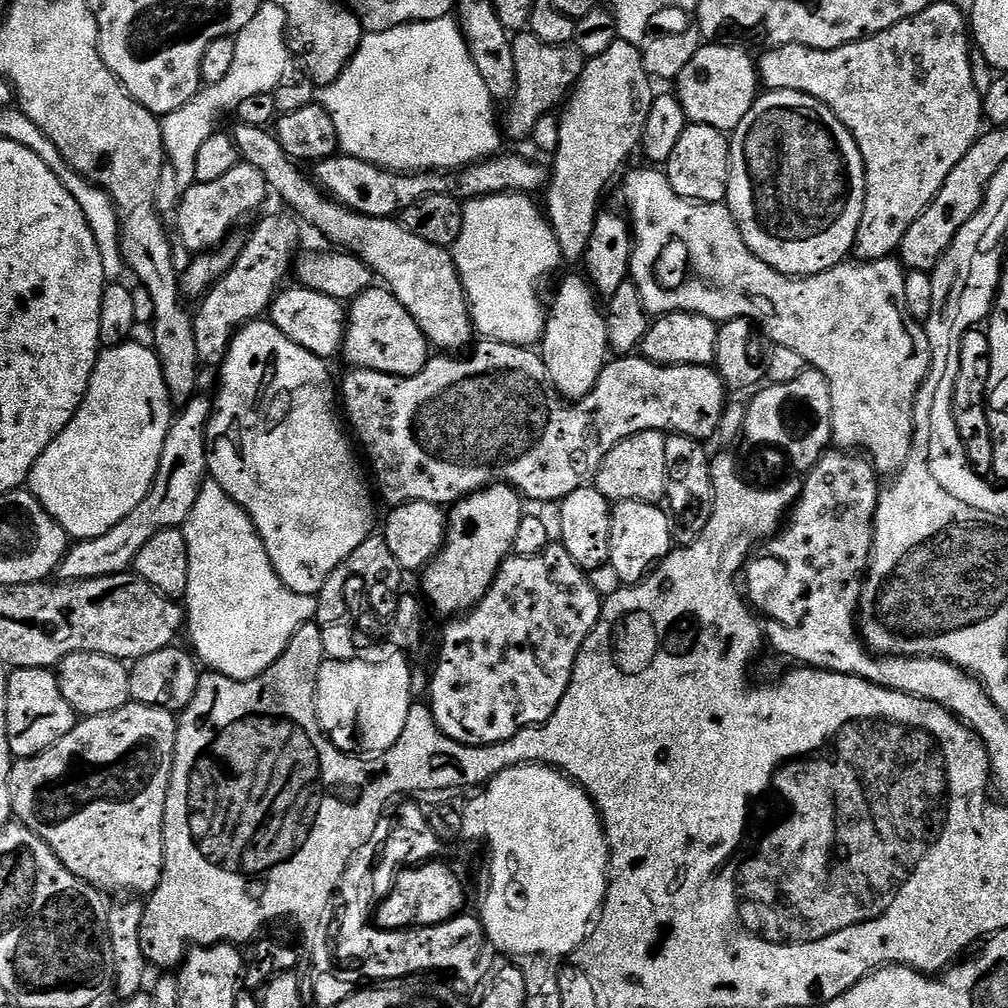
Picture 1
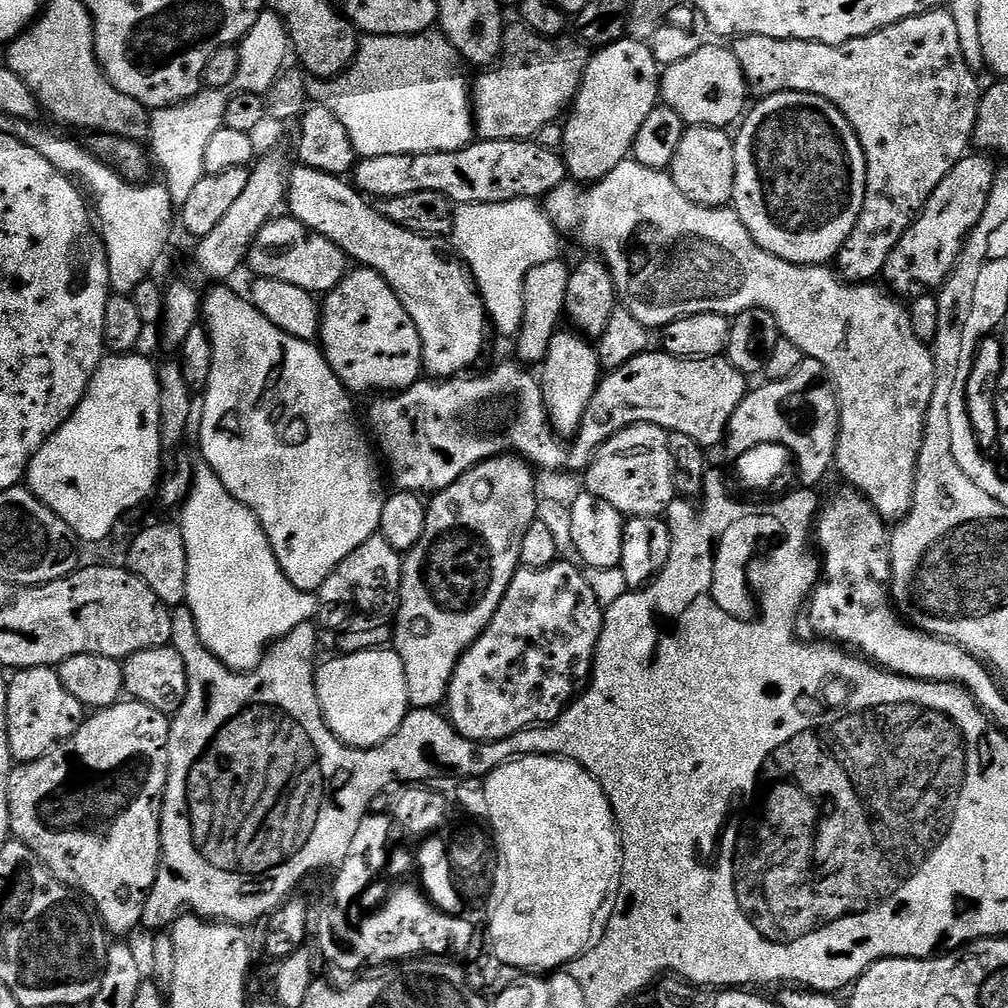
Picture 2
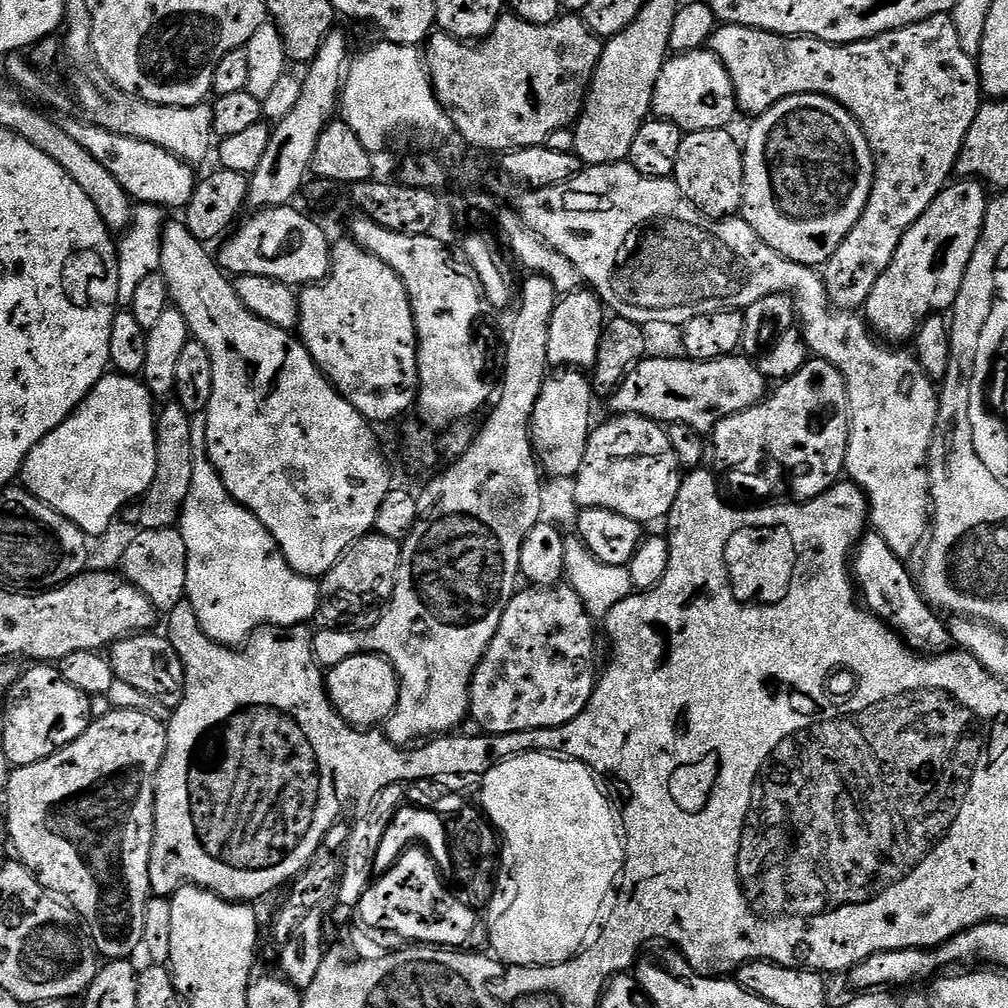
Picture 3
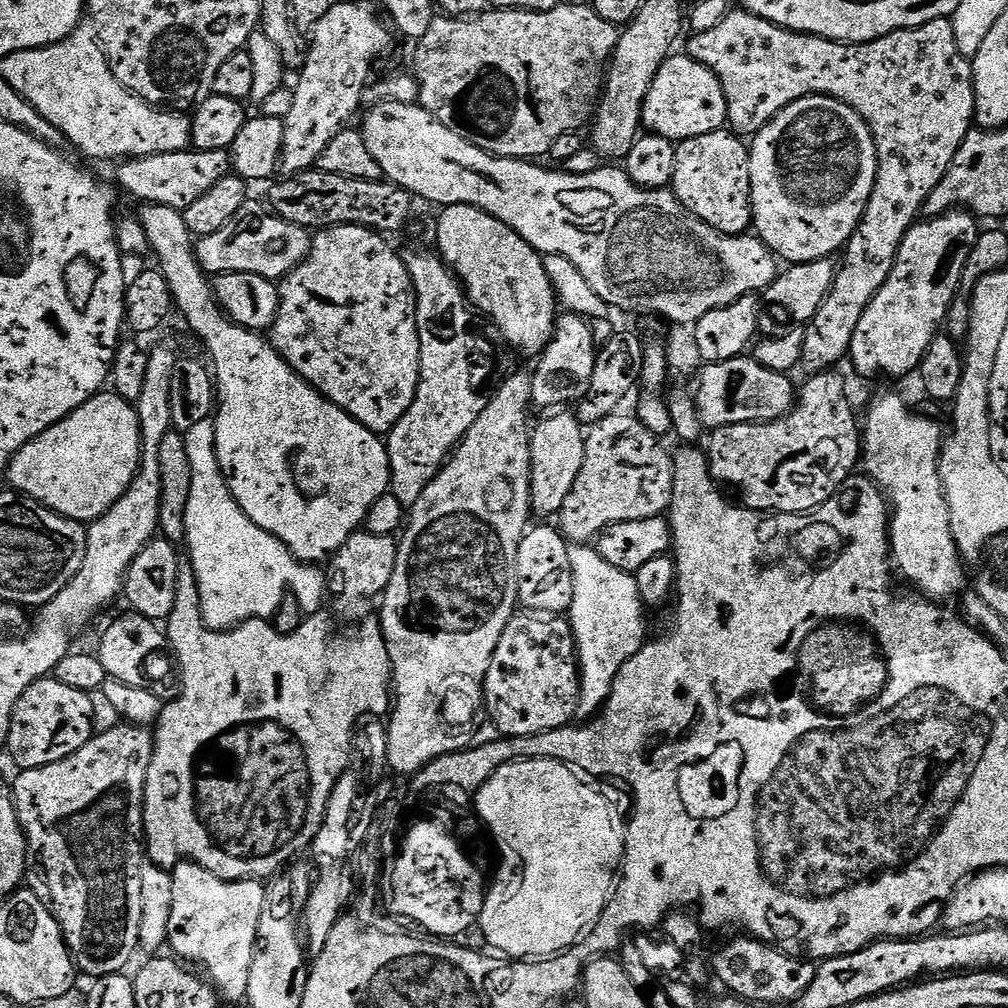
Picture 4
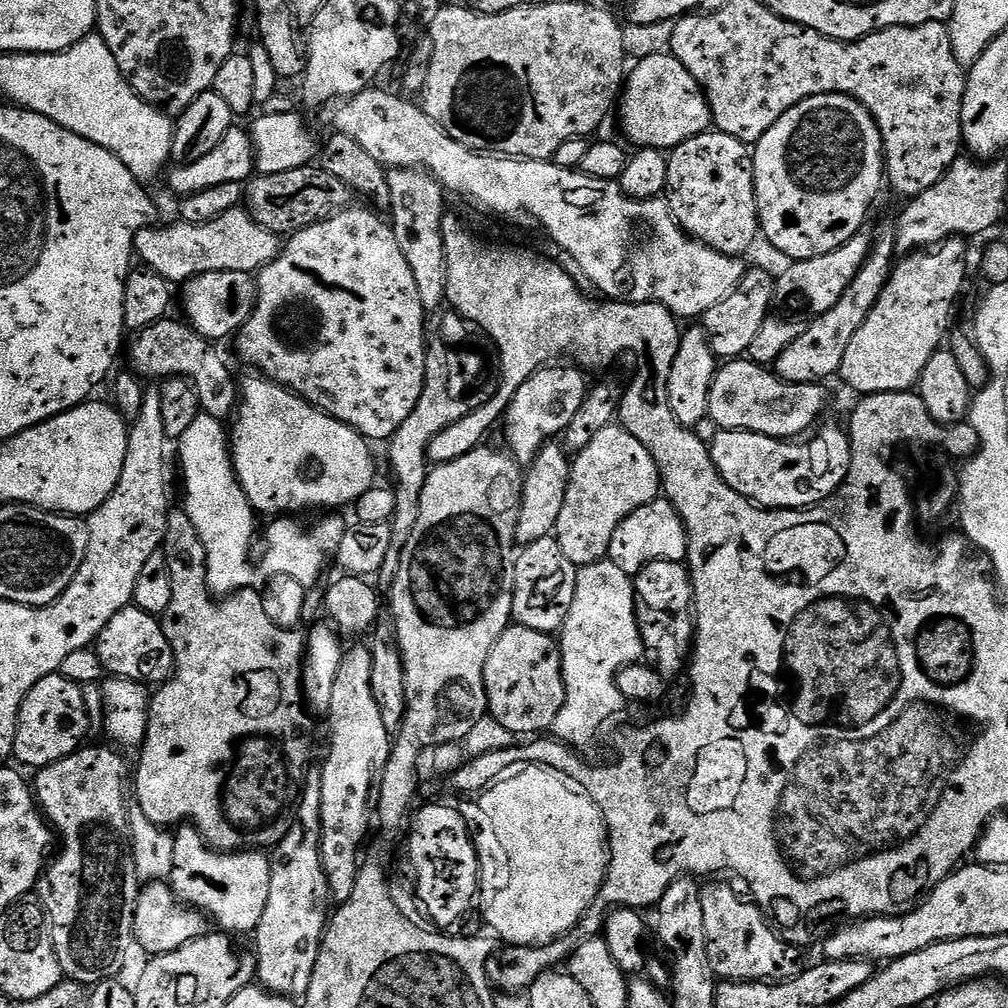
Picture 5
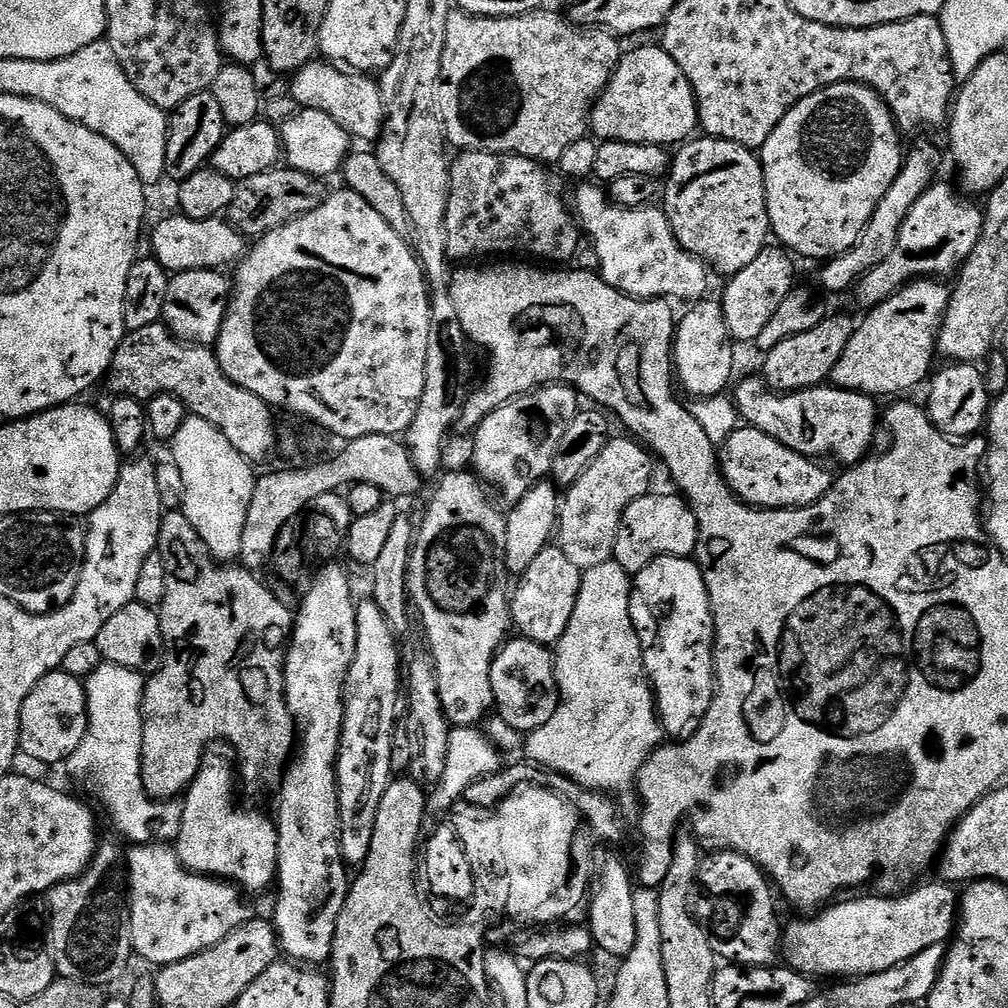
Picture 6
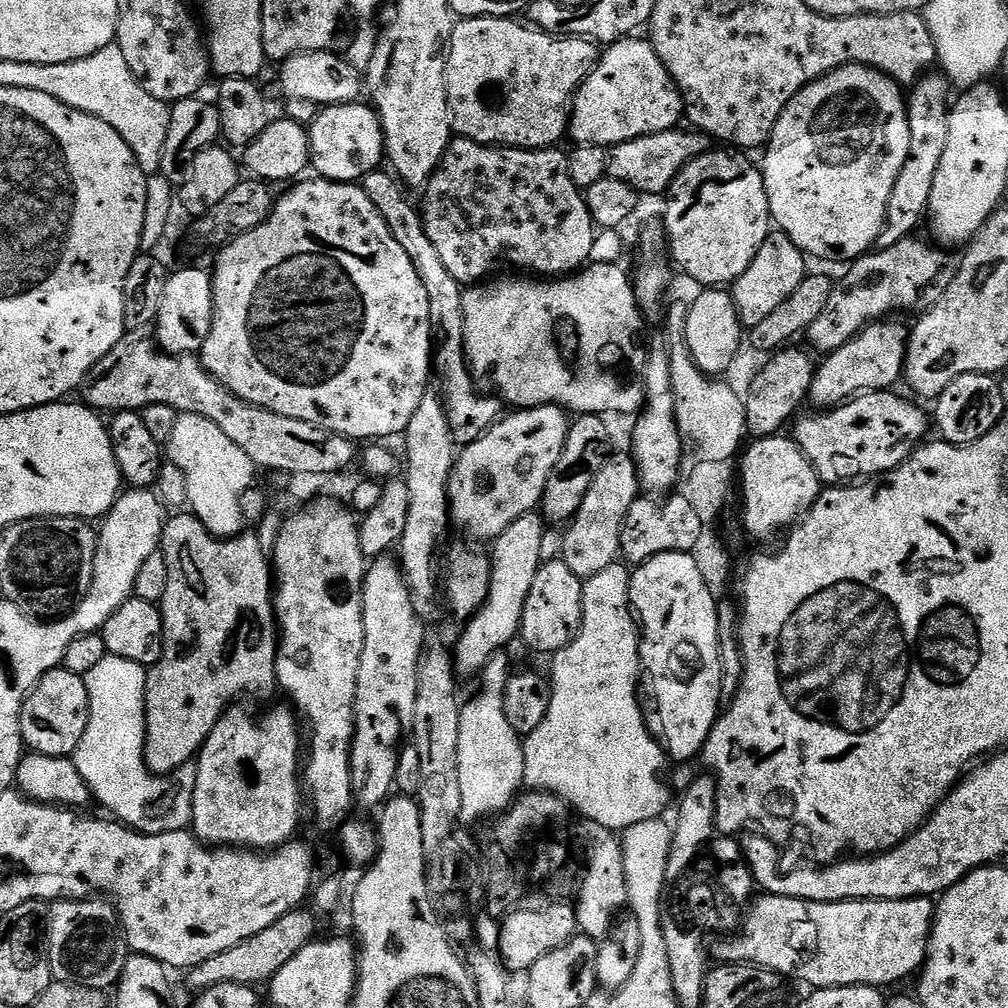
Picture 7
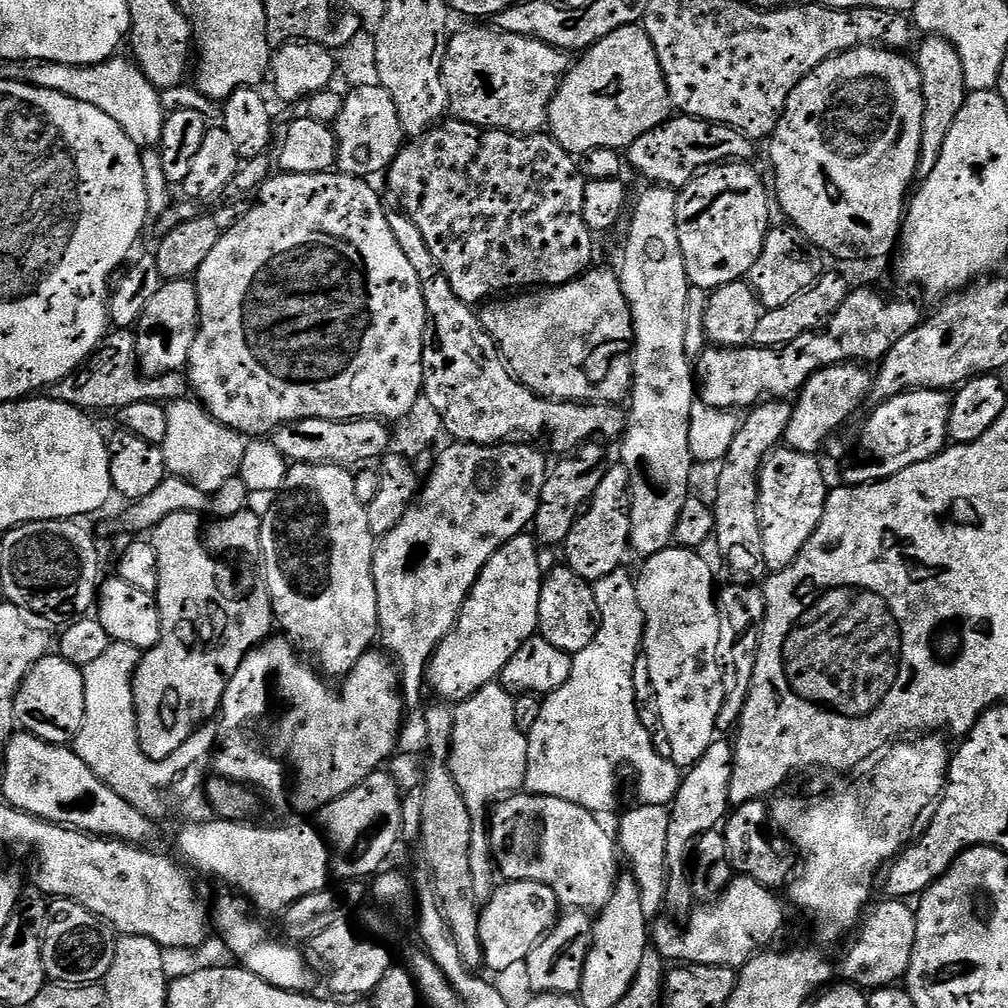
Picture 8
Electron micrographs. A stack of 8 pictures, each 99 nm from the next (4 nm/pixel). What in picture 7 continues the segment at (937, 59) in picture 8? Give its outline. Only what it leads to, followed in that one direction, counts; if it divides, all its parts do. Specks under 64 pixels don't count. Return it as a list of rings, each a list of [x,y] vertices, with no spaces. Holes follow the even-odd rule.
[[[925,74],[916,81],[907,97],[908,121],[910,122],[910,154],[906,158],[906,166],[902,166],[902,174],[898,174],[898,182],[894,182],[894,190],[890,192],[888,213],[884,229],[878,244],[880,248],[889,248],[902,238],[913,235],[916,227],[926,220],[930,190],[934,190],[934,174],[938,174],[938,166],[942,166],[942,153],[946,150],[946,137],[950,134],[950,85],[943,74]]]

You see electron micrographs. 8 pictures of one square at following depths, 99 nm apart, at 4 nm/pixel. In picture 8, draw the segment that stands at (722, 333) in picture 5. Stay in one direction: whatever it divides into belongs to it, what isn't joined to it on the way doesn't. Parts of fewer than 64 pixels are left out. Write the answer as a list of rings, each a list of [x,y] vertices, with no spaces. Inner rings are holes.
[[[773,227],[762,246],[762,254],[758,254],[758,262],[754,262],[746,279],[765,309],[786,306],[786,302],[814,287],[824,275],[826,265],[823,259],[825,260],[825,257],[820,249],[815,248],[797,228]]]

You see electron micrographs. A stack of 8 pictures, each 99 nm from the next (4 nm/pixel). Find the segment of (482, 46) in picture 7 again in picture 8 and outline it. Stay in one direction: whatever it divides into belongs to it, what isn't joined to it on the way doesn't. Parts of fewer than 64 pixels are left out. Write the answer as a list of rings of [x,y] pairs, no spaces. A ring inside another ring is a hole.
[[[495,27],[489,28],[468,28],[465,32],[453,35],[448,42],[448,52],[444,56],[444,81],[448,91],[448,106],[451,115],[458,120],[465,120],[467,124],[473,124],[479,128],[497,128],[503,132],[515,132],[517,134],[540,134],[545,131],[548,123],[548,107],[554,98],[554,94],[560,89],[560,82],[570,67],[569,53],[563,52],[561,48],[550,46],[546,42],[534,39],[533,36],[522,34],[506,34]]]

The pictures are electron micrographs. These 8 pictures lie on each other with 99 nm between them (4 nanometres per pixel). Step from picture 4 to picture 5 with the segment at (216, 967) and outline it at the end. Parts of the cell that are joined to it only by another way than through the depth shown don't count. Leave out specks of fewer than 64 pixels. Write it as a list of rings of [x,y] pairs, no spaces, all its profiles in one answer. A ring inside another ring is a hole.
[[[194,826],[181,827],[175,837],[170,887],[177,900],[187,907],[189,904],[192,908],[201,908],[229,934],[255,933],[270,898],[271,859],[260,850],[221,852],[213,848]]]

